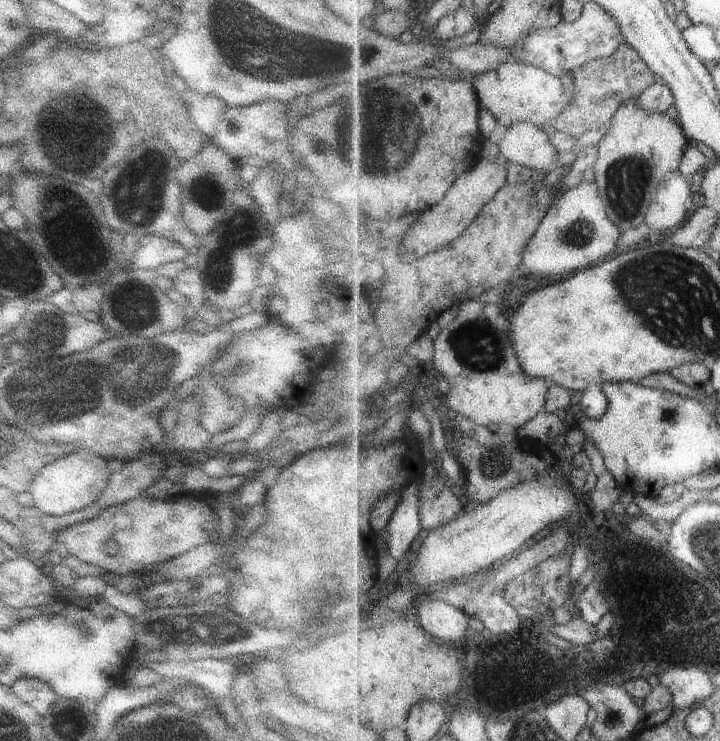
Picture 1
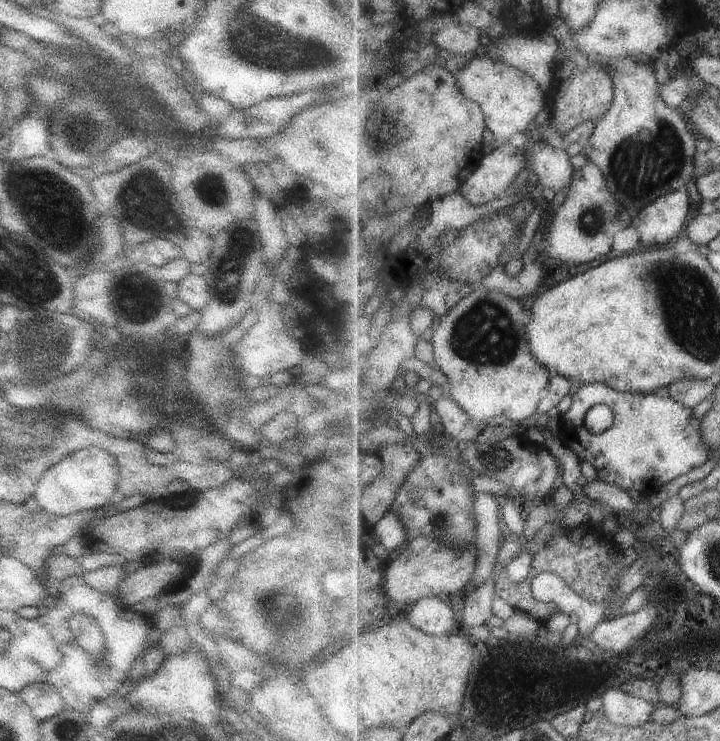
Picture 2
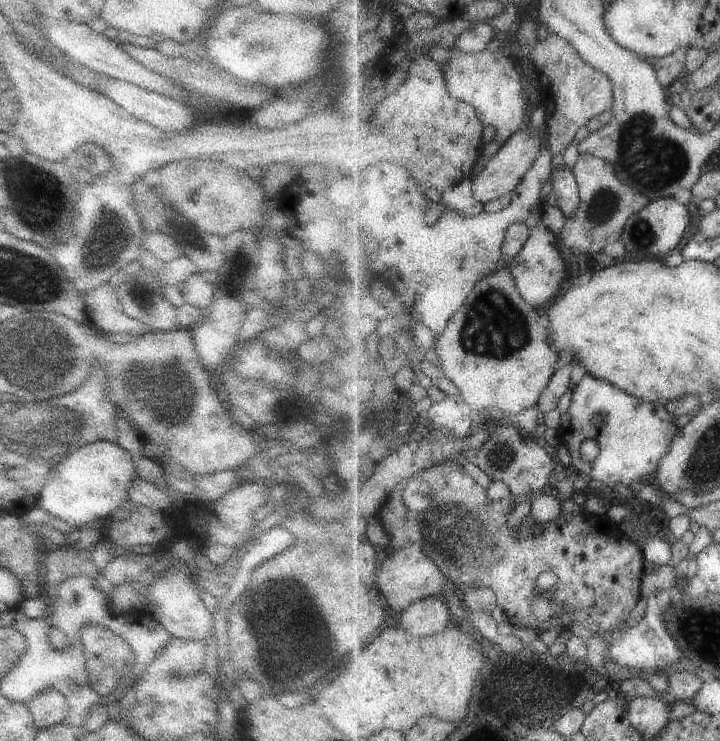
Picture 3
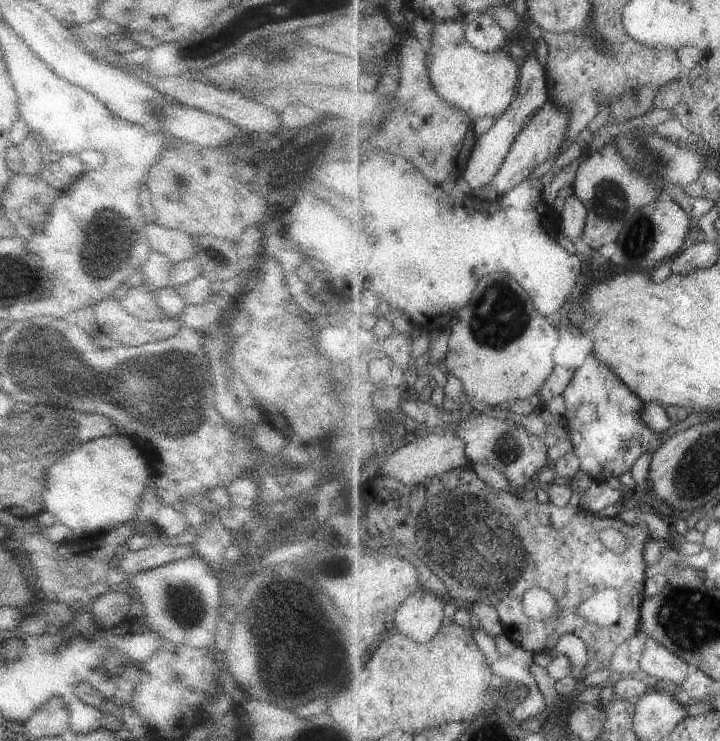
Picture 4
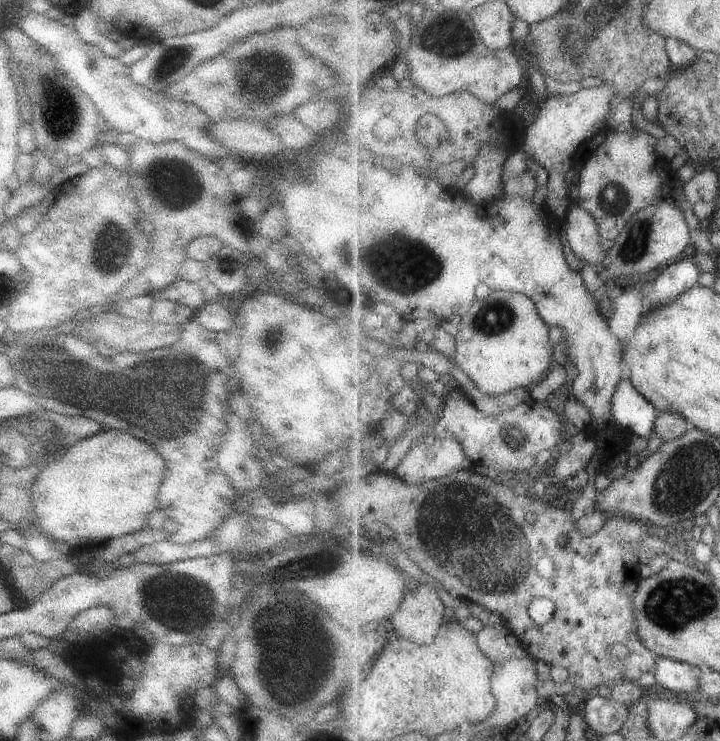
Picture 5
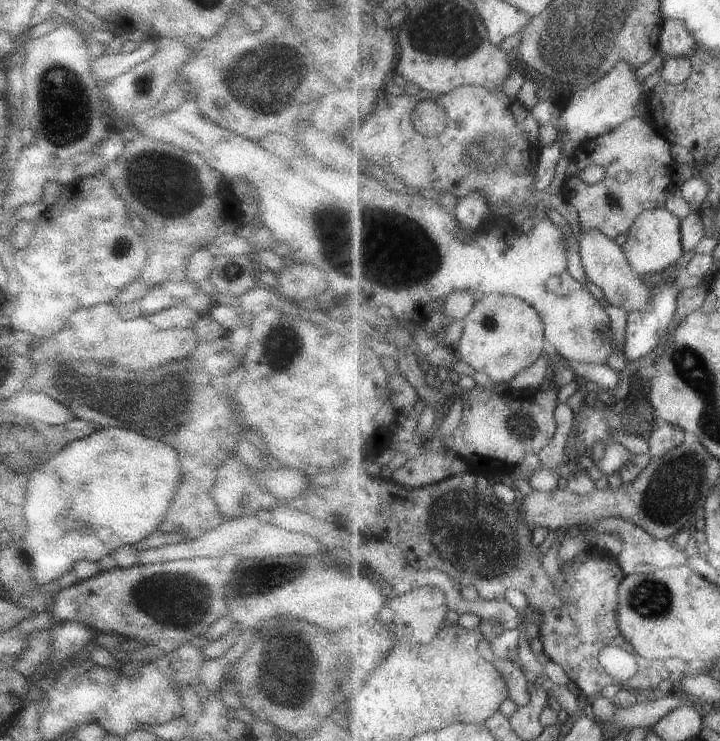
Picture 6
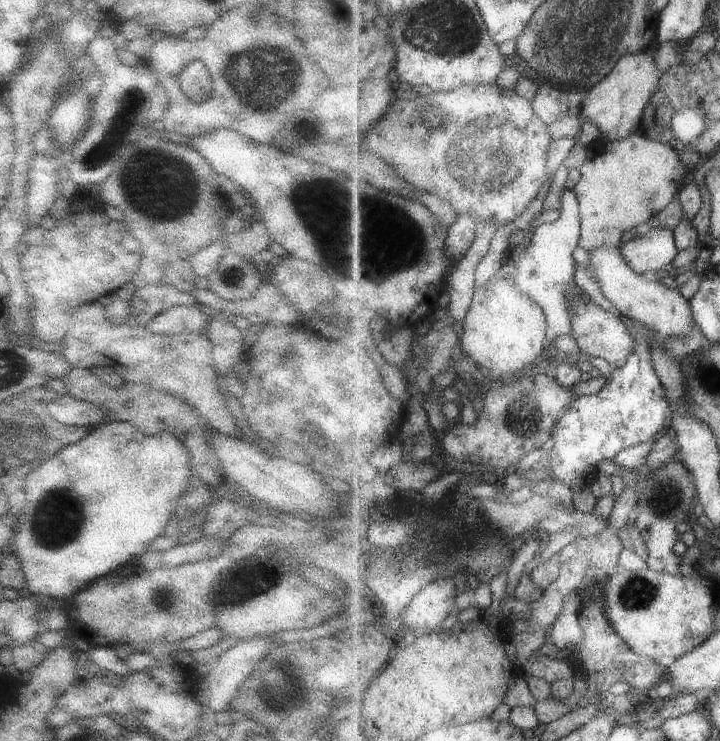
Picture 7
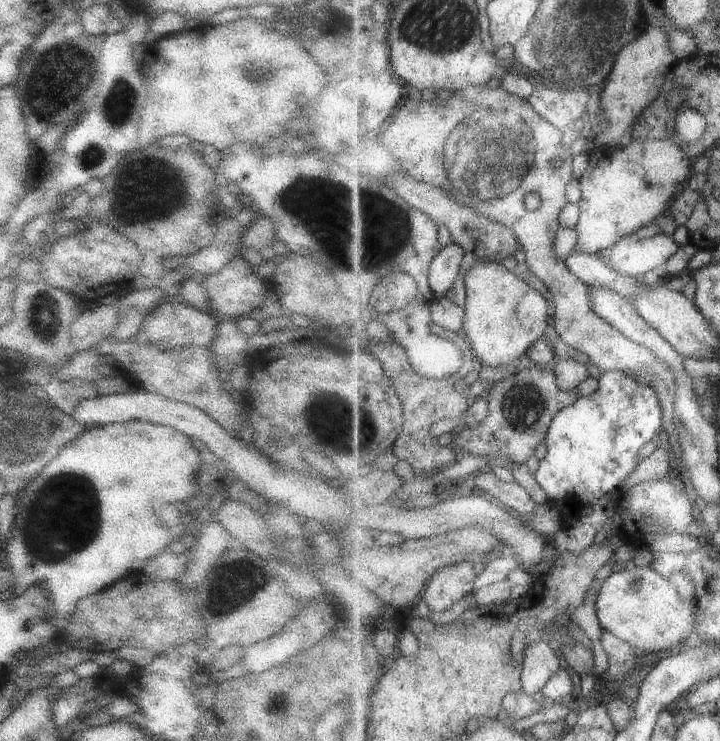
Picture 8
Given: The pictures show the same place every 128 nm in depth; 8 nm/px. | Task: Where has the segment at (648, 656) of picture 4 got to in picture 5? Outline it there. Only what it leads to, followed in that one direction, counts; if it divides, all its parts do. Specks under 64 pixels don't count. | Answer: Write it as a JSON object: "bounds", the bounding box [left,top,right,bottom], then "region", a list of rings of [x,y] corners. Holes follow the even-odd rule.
{"bounds":[653,657,703,692],"region":[[[658,657],[657,669],[653,672],[663,687],[677,692],[700,692],[703,672],[692,663]]]}

